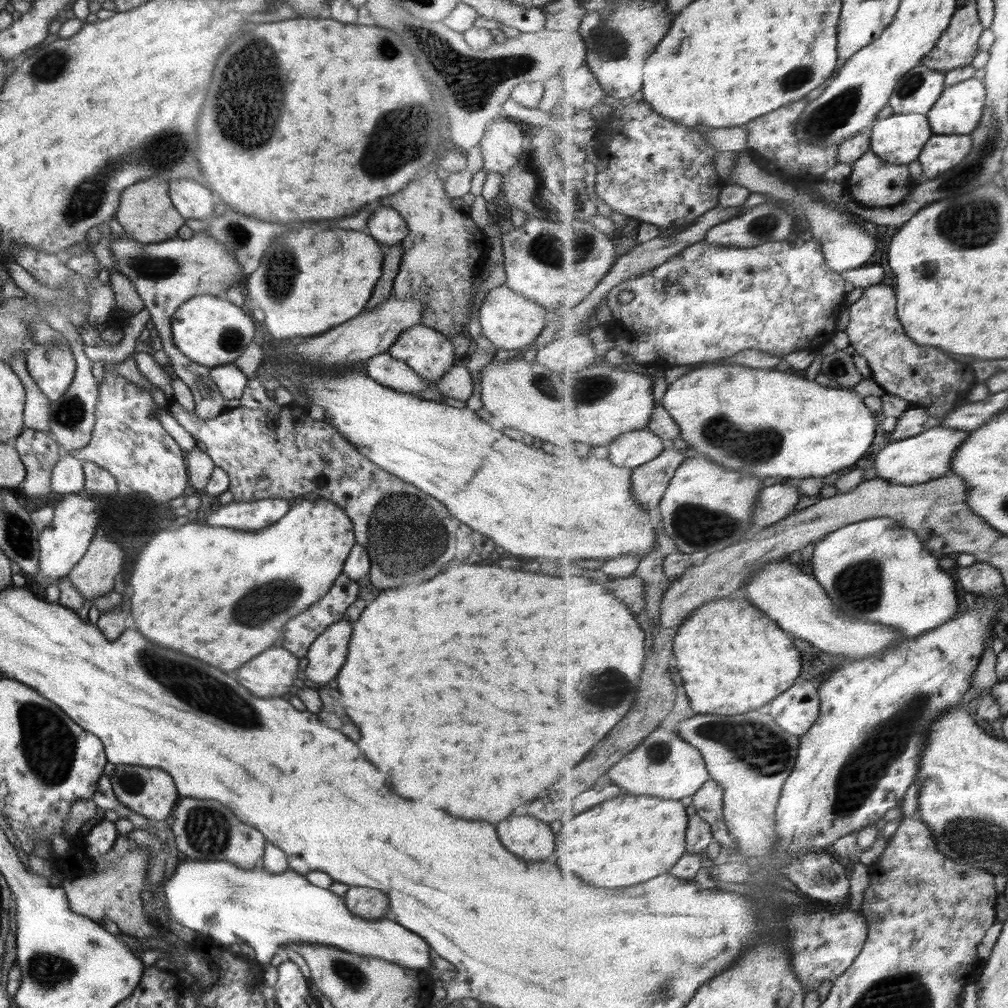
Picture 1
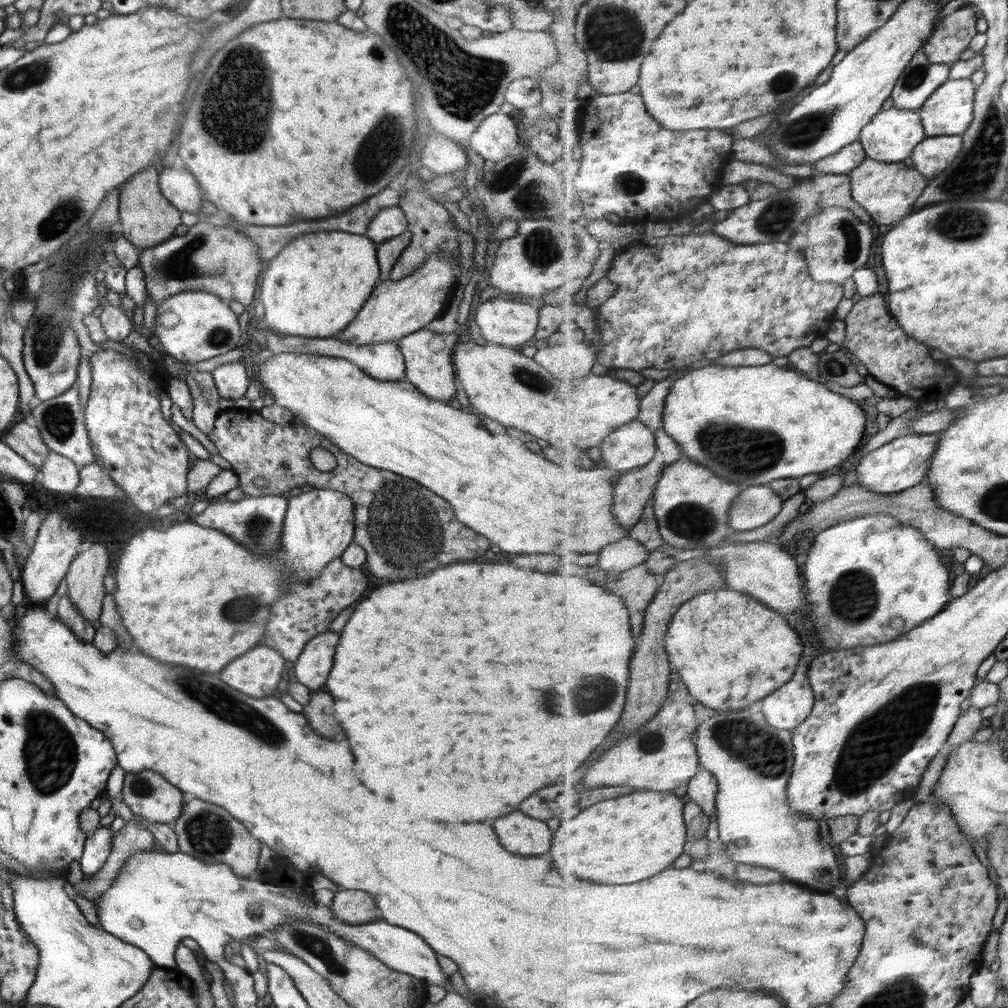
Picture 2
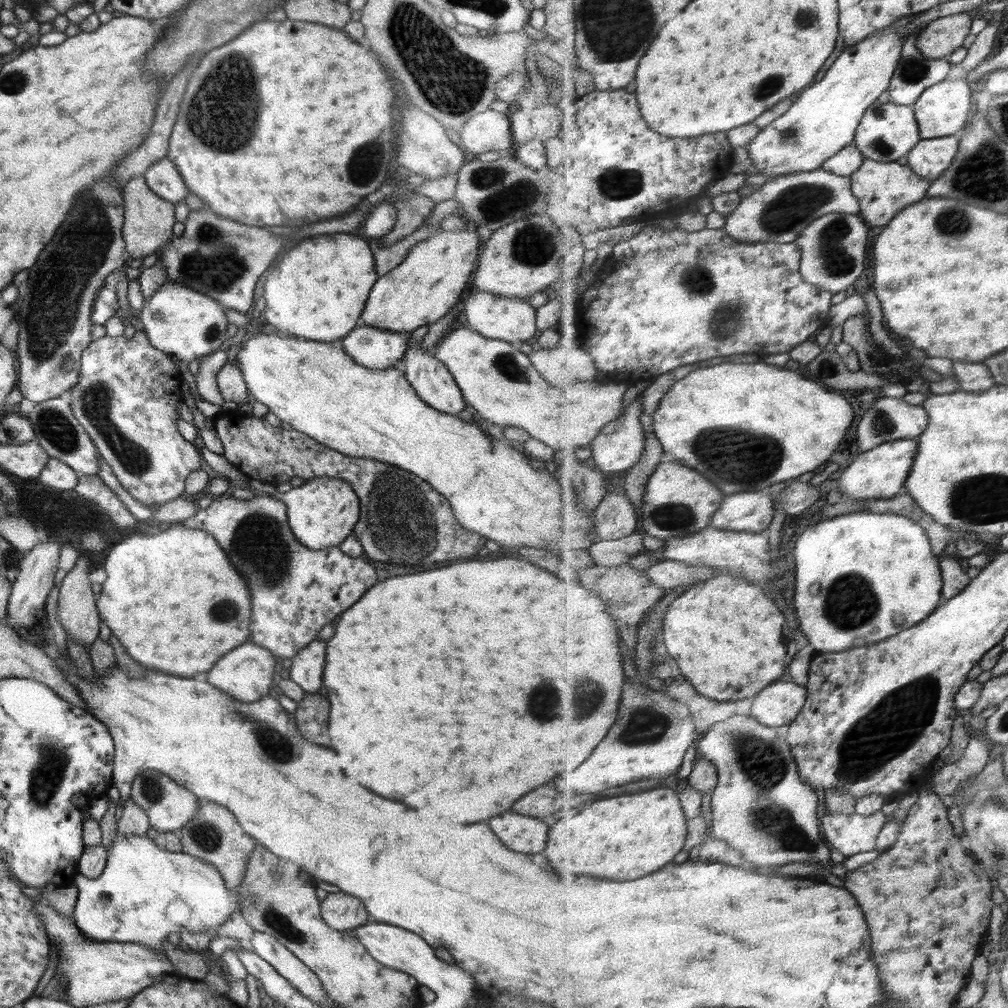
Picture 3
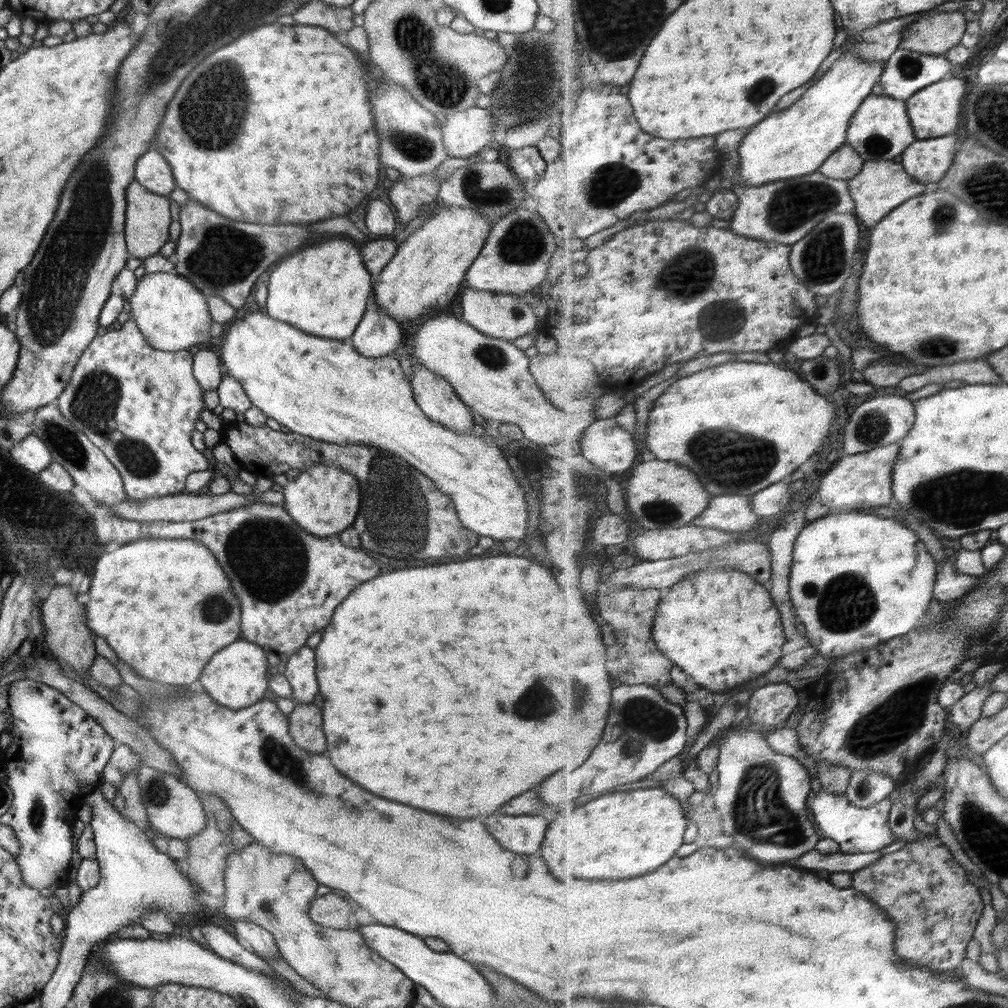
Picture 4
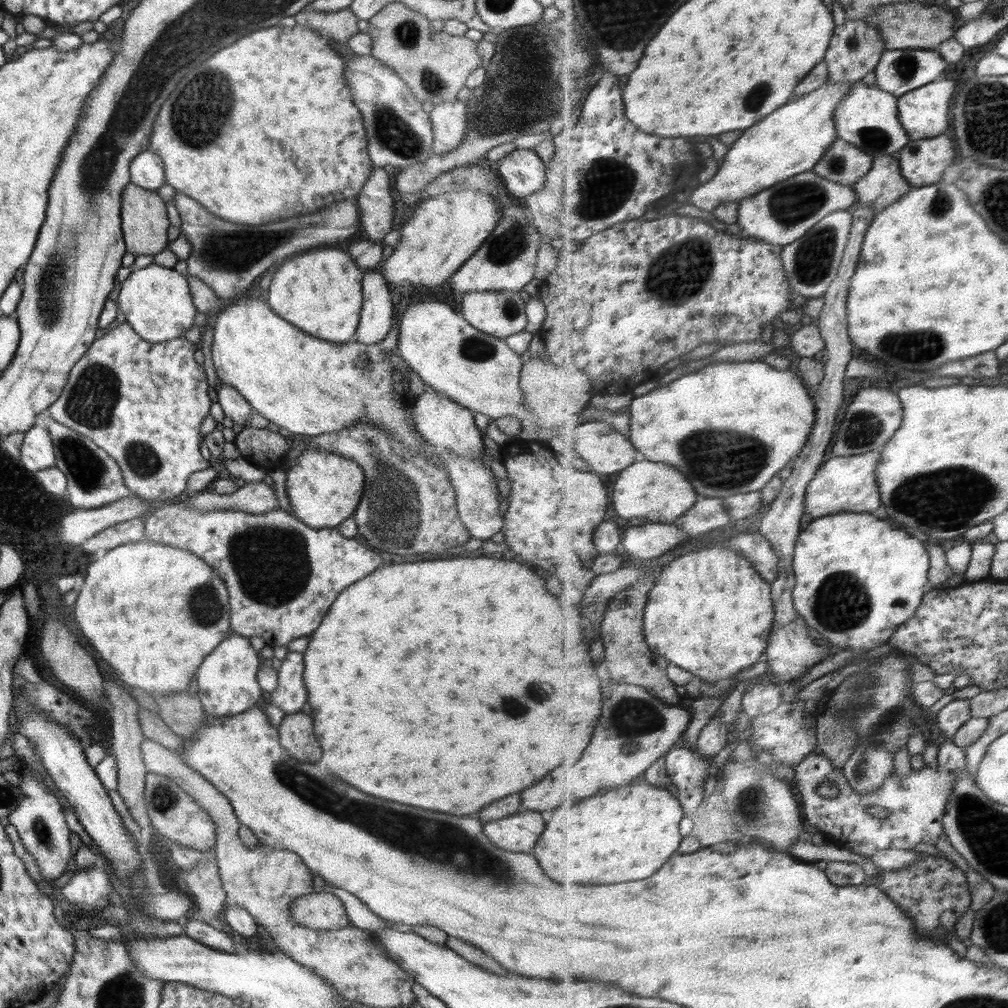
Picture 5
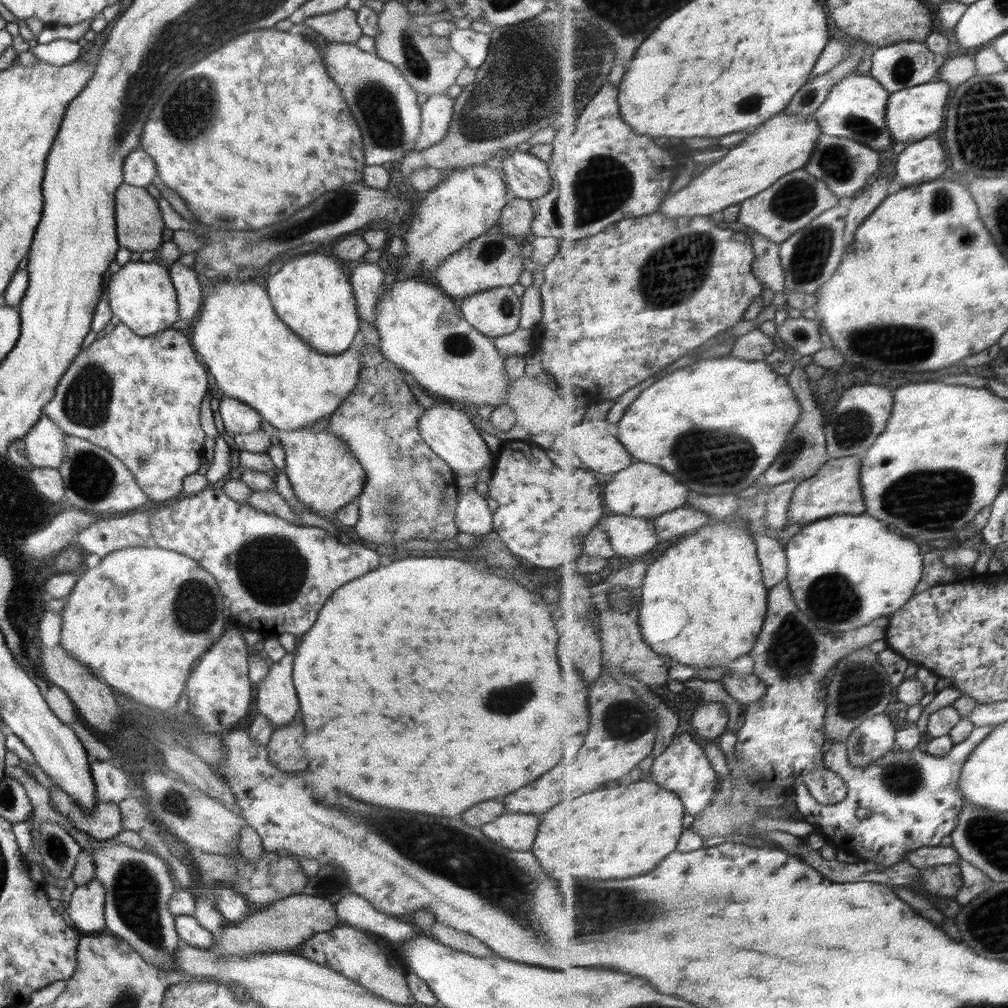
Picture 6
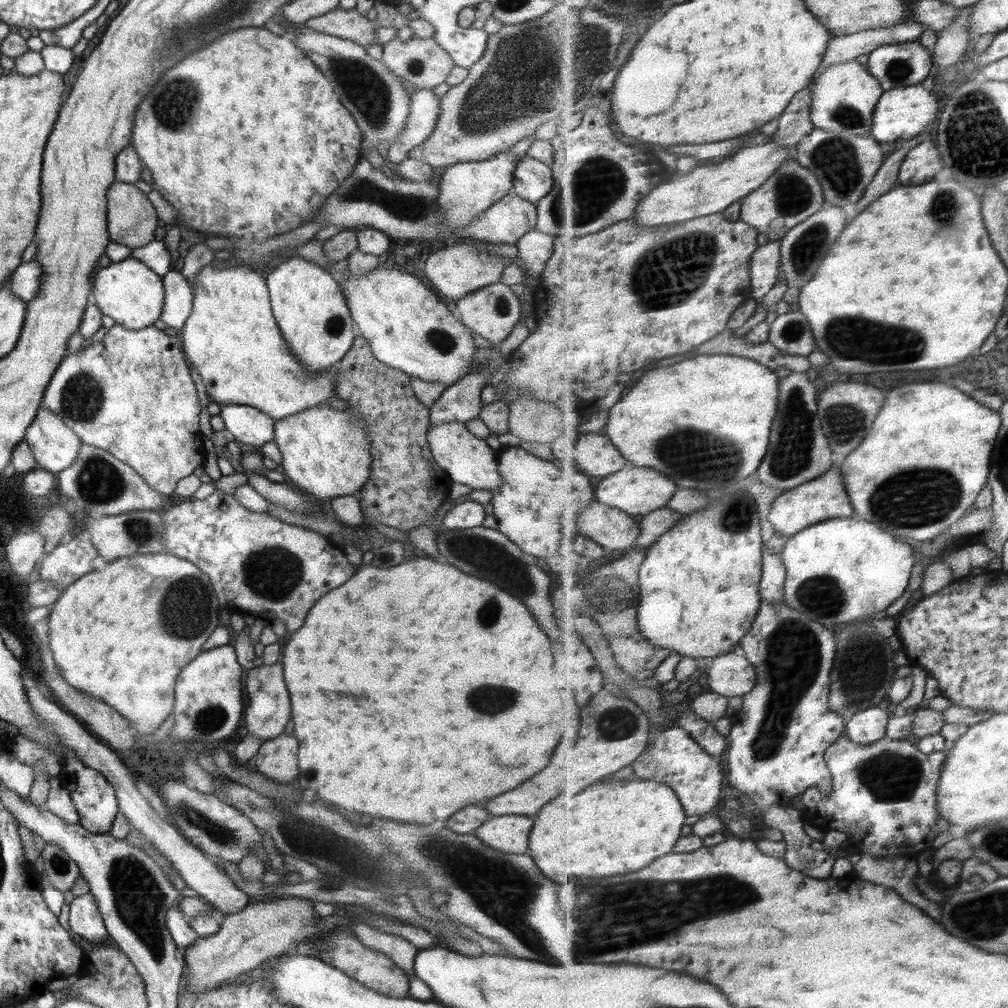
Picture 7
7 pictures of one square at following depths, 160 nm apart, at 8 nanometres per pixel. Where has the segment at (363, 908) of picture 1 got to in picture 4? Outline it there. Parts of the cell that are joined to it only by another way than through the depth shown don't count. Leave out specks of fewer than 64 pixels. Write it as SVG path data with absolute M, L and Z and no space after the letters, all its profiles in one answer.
M330 892L317 895L311 902L308 916L312 922L323 927L355 930L358 928L354 910L355 906L350 900Z

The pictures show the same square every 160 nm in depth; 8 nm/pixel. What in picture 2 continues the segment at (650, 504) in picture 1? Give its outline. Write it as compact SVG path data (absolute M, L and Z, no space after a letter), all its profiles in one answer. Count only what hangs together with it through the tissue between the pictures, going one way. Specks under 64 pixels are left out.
M661 452L655 460L642 468L632 469L623 475L616 489L617 519L630 531L643 520L647 507L654 501L659 482L667 470Z

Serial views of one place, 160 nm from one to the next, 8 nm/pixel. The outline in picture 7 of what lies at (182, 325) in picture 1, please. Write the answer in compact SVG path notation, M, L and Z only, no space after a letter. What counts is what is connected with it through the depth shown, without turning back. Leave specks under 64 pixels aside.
M131 256L120 262L111 262L96 271L92 278L91 293L103 314L128 330L140 330L153 325L160 318L165 301L162 277Z

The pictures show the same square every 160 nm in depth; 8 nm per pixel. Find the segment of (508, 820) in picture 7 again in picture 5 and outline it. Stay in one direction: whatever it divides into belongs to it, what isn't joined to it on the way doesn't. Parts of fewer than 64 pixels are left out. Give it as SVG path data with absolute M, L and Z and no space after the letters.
M530 810L484 824L484 834L490 842L510 852L532 852L542 830L544 830L542 816Z

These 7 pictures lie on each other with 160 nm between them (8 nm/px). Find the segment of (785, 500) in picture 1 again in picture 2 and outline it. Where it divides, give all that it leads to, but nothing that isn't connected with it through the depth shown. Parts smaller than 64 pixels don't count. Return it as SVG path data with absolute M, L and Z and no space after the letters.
M770 484L747 488L733 504L731 525L740 532L766 526L784 510L784 502Z

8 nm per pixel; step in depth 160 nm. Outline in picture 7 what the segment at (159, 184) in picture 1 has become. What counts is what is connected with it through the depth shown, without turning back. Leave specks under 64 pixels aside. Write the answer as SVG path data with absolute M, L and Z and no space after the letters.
M114 181L107 190L106 224L109 239L135 249L146 246L154 240L154 231L158 228L157 213L144 191L138 184Z

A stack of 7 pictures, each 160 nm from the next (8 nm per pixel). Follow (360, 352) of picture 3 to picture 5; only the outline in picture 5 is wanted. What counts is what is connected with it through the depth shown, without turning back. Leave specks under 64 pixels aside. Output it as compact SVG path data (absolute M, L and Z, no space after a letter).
M374 270L364 271L361 283L363 303L359 325L349 342L376 344L388 336L394 322L390 289L383 274Z

